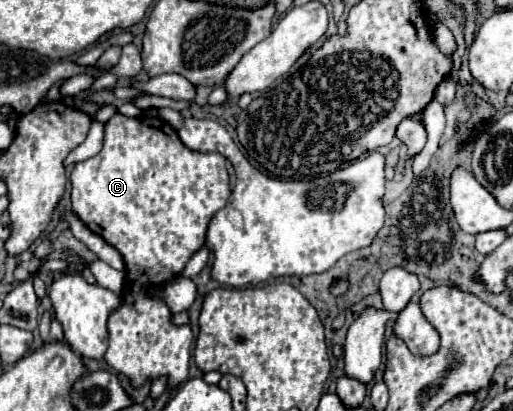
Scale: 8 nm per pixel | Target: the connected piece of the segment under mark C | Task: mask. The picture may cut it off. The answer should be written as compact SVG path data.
M112 115L108 125L108 139L98 155L74 165L72 209L74 215L106 243L116 247L126 261L126 281L120 297L120 307L108 317L108 351L106 363L126 375L132 387L142 387L146 381L166 377L168 389L178 389L188 379L190 345L194 333L190 325L174 325L172 311L162 297L152 295L160 285L172 281L188 263L188 259L204 245L206 229L216 211L220 211L230 197L230 177L226 171L226 157L220 153L194 153L180 139L166 121Z

